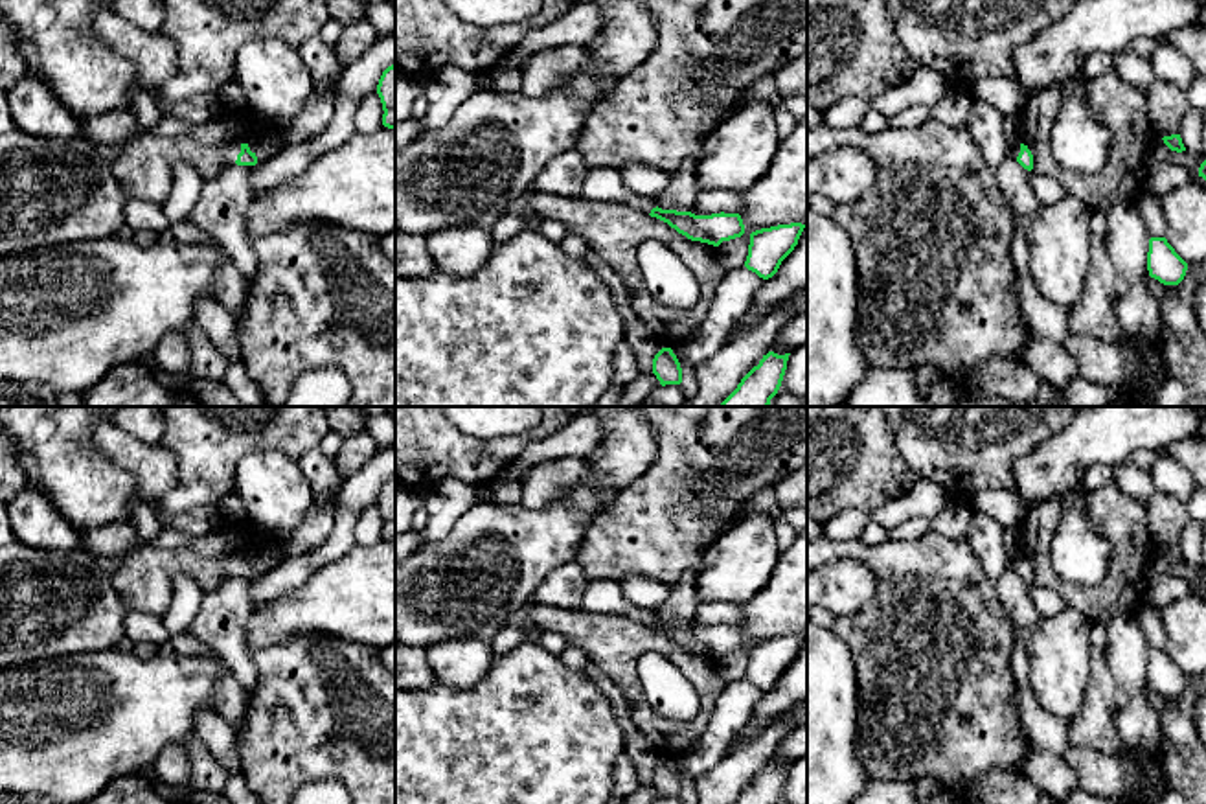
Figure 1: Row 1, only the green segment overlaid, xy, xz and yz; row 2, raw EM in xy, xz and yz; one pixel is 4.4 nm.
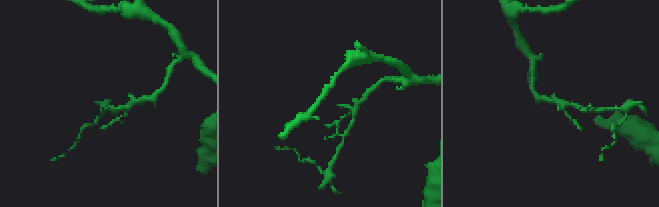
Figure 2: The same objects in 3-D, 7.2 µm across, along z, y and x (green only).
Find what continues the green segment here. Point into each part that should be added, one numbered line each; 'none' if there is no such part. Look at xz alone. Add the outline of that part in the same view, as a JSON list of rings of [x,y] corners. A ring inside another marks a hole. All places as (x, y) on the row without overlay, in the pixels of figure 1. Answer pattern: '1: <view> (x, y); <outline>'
1: xz (600, 595); [[[588,580],[581,596],[579,611],[627,616],[643,626],[651,626],[651,622],[658,618],[654,611],[632,605],[623,596],[621,583],[616,580]]]

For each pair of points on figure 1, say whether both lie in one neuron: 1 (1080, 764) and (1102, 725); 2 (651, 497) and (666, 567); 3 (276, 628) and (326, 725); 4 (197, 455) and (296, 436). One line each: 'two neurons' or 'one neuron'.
1: two neurons
2: one neuron
3: two neurons
4: one neuron

